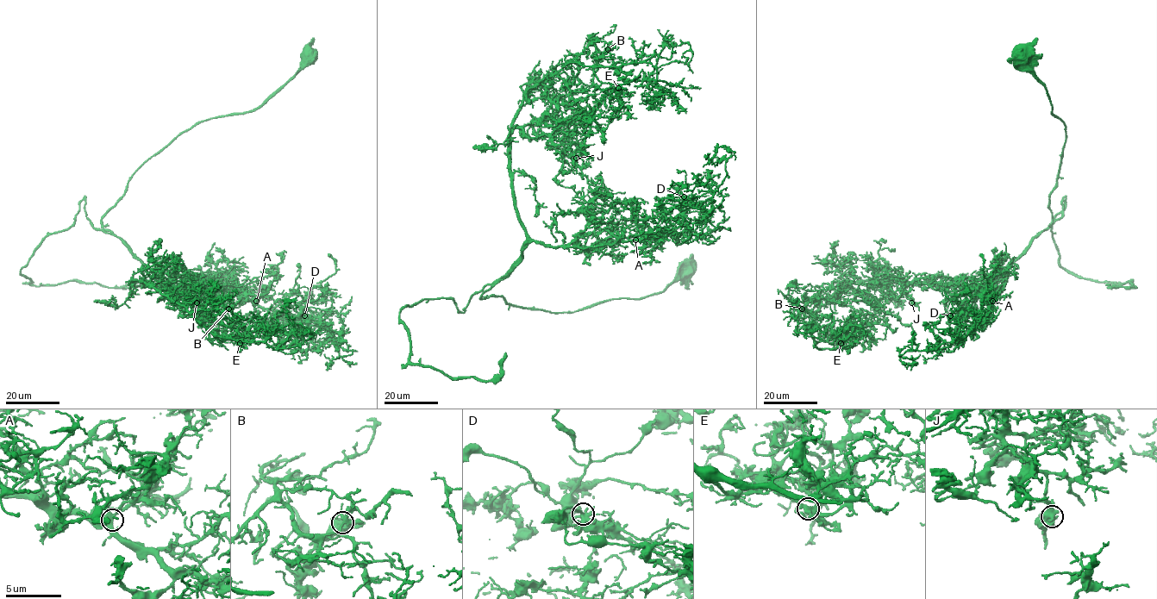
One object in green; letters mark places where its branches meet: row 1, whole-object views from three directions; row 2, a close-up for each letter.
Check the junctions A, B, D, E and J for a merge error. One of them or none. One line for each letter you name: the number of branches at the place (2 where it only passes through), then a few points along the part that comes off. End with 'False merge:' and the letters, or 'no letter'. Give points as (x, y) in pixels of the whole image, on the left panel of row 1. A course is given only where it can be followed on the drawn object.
D: 4 | (304, 315), (302, 311), (306, 303), (315, 301), (323, 288), (297, 289)
False merge: D

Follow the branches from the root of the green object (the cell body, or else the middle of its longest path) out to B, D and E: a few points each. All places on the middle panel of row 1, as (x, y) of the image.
B: (686, 267), (662, 291), (573, 312), (480, 298), (526, 240), (510, 165), (522, 97), (591, 44), (608, 49)
D: (686, 267), (662, 291), (573, 312), (480, 298), (530, 242), (584, 248), (657, 238), (665, 213), (683, 196)
E: (686, 267), (662, 291), (573, 312), (480, 298), (526, 240), (510, 165), (522, 97), (572, 62), (618, 88)

